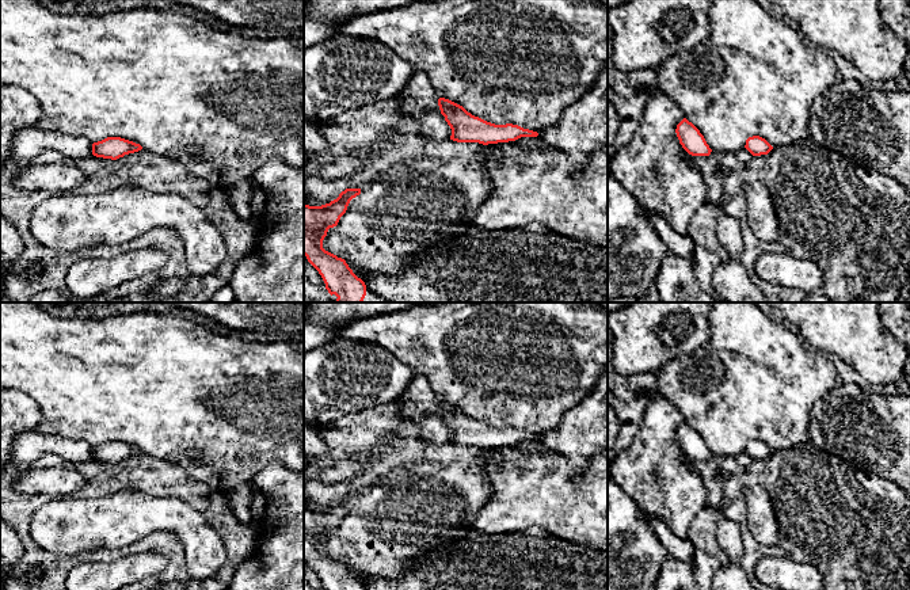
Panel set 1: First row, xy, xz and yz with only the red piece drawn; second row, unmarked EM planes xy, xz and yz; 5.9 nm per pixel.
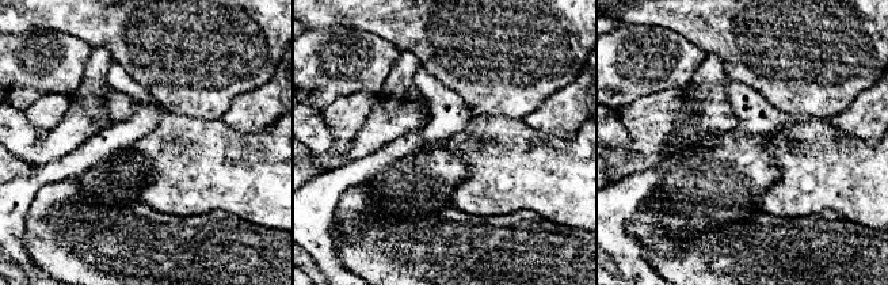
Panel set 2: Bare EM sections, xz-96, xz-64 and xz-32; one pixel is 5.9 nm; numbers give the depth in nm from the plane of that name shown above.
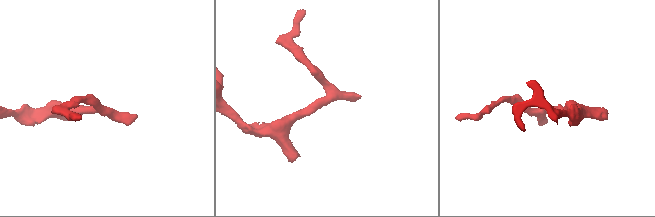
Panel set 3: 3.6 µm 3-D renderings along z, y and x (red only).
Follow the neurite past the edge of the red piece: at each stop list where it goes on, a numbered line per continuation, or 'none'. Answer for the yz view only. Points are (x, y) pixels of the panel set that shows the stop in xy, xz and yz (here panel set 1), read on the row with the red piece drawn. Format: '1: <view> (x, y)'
none

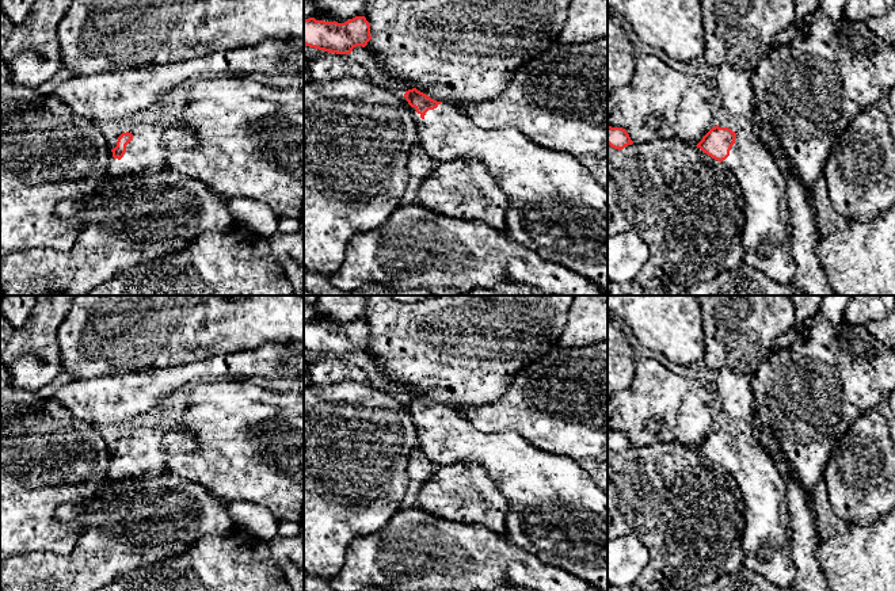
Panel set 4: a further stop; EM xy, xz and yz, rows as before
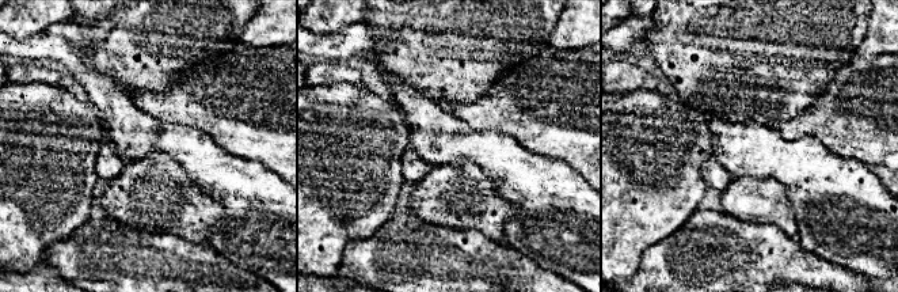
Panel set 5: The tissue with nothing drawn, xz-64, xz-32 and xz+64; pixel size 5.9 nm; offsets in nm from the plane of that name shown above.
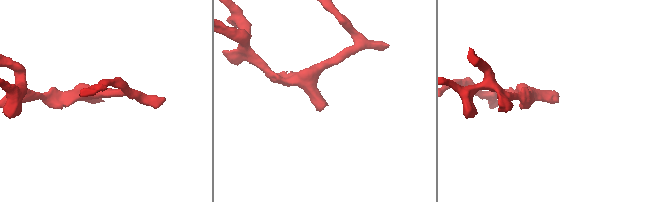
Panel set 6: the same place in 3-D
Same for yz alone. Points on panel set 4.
1: yz (766, 239)

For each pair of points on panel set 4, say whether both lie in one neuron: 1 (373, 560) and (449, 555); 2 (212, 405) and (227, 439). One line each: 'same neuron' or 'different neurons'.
1: same neuron
2: same neuron

